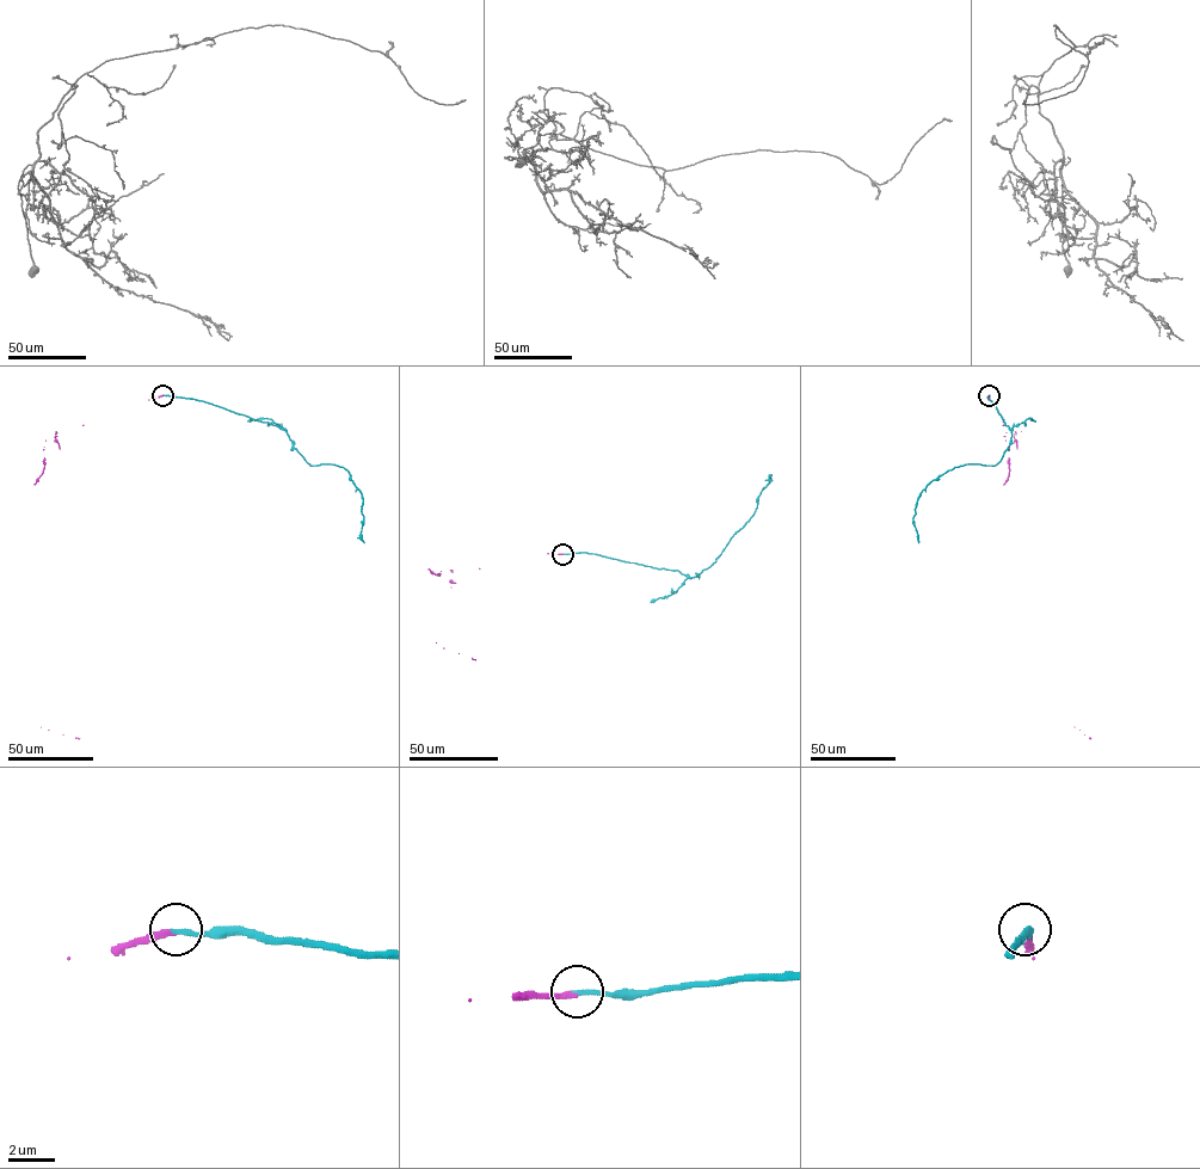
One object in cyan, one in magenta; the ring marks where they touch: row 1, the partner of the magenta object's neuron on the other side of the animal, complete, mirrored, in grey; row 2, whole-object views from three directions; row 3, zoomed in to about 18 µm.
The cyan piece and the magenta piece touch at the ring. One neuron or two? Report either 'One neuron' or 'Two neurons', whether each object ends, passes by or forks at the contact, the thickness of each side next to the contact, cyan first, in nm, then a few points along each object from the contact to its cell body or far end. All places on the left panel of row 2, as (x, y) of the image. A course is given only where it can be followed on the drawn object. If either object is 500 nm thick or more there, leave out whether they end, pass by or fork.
One neuron. At the ring cyan ends. At the ring magenta ends. Thickness 220 nm (cyan) against 240 nm. Course of cyan: (164, 395), (203, 401), (280, 426), (311, 466), (343, 467), (361, 493), (361, 539), (364, 542). Course of magenta: (162, 395), (56, 432), (45, 440), (43, 473), (34, 485), (75, 738), (79, 738)

